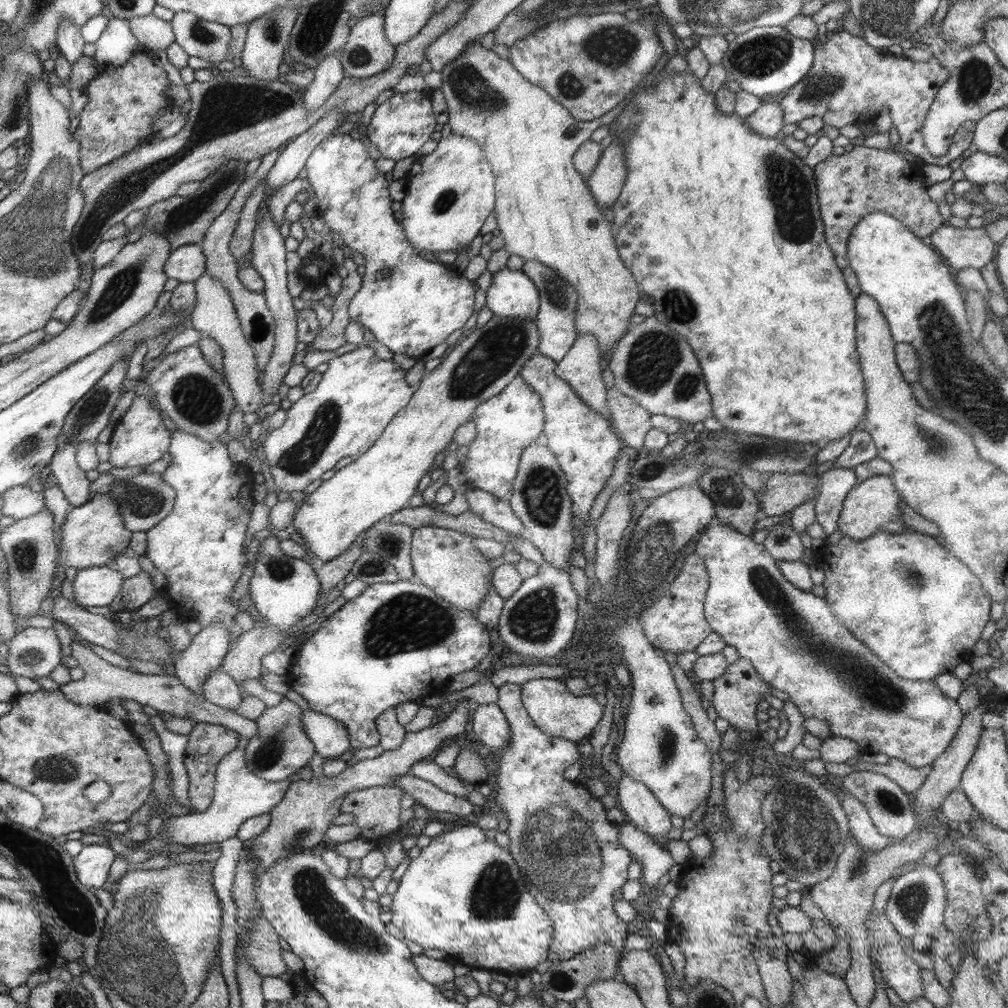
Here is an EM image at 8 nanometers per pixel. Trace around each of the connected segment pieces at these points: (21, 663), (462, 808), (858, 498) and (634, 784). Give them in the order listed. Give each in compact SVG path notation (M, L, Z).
M28 628L22 630L10 644L7 665L11 672L20 679L26 676L35 679L41 676L50 676L62 664L62 640L58 632L53 629Z
M411 775L400 776L396 782L393 782L393 786L406 790L406 794L410 794L416 803L423 804L428 810L434 810L434 812L450 812L459 817L465 817L474 812L474 805L467 798L448 794L434 784Z
M876 475L867 478L848 492L842 515L838 519L838 531L842 536L858 541L868 539L878 532L904 535L907 526L905 522L902 522L902 514L898 506L900 499L902 496L894 486L890 475Z
M624 774L617 783L618 807L638 830L648 836L667 836L672 830L671 815L642 782Z

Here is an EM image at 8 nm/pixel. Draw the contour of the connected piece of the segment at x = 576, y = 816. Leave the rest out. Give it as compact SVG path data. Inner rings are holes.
M508 683L499 688L499 699L495 702L505 714L511 728L511 743L495 756L500 757L496 770L498 794L496 802L509 820L506 831L510 838L508 848L517 858L521 873L528 883L529 890L536 901L548 912L553 921L553 942L549 946L550 960L557 962L568 960L582 949L591 949L597 942L610 941L624 954L624 940L628 936L627 924L614 914L614 890L622 888L628 881L627 868L632 855L618 842L619 828L612 826L606 818L604 806L594 798L586 788L572 784L562 778L566 766L577 761L577 745L566 738L556 738L545 734L545 731L532 720L523 702L521 685Z

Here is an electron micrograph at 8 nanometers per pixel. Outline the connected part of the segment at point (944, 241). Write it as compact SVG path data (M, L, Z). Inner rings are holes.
M942 225L930 238L931 245L958 270L968 267L981 270L996 258L998 244L988 236L984 227L970 229Z

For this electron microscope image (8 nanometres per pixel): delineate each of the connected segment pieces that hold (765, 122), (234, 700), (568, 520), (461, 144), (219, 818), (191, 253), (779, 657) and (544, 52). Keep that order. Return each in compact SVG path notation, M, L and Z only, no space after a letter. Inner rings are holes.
M768 98L756 112L743 118L742 122L756 134L760 134L764 138L774 138L785 125L785 113L779 102L771 101Z
M220 668L204 679L202 695L208 702L232 711L242 702L241 691L237 680Z
M532 441L521 454L517 478L508 496L513 514L523 525L521 538L536 546L544 562L558 570L569 570L570 553L576 550L572 534L572 500L566 484L567 476L557 456L547 446Z
M452 132L439 138L439 144L432 154L418 156L412 169L406 175L408 178L407 193L400 202L403 208L405 233L411 245L418 250L430 252L460 252L466 251L470 242L478 236L486 218L494 210L494 170L489 158L486 158L482 146L470 137Z
M236 747L231 753L222 757L215 775L215 791L212 804L204 812L191 812L186 815L167 816L163 821L161 830L167 843L184 844L208 844L221 843L229 838L236 837L241 825L249 818L254 818L270 812L283 800L289 786L298 778L292 777L283 782L270 782L258 778L257 774L248 770L247 754L245 750Z
M188 244L173 250L166 261L166 274L181 283L194 283L204 276L206 265L201 244Z
M715 523L710 526L710 529L706 530L706 533L702 533L702 538L698 539L698 543L695 544L693 550L704 560L706 570L708 570L709 574L711 585L709 586L709 592L707 592L705 600L705 617L708 619L713 633L720 635L727 646L736 648L739 656L750 662L767 684L786 692L789 700L797 706L797 709L802 713L804 718L825 720L829 724L830 732L833 736L841 736L842 738L854 740L854 742L857 742L861 746L861 753L876 754L876 752L880 752L880 754L886 754L889 758L902 760L912 768L932 766L933 762L949 748L958 729L961 728L960 722L964 718L962 712L960 712L960 708L958 708L958 704L956 704L956 699L950 700L950 697L933 681L905 679L893 668L886 666L876 654L870 652L868 646L864 646L861 640L858 640L853 632L850 632L849 628L840 622L833 613L830 602L824 597L814 595L810 591L800 590L782 575L777 560L766 551L763 544L758 545L754 543L750 535L741 534L741 532L736 531L730 525L719 525Z
M617 13L554 20L509 49L509 60L528 82L546 86L542 90L582 121L608 114L653 71L664 52L656 30L632 24Z

